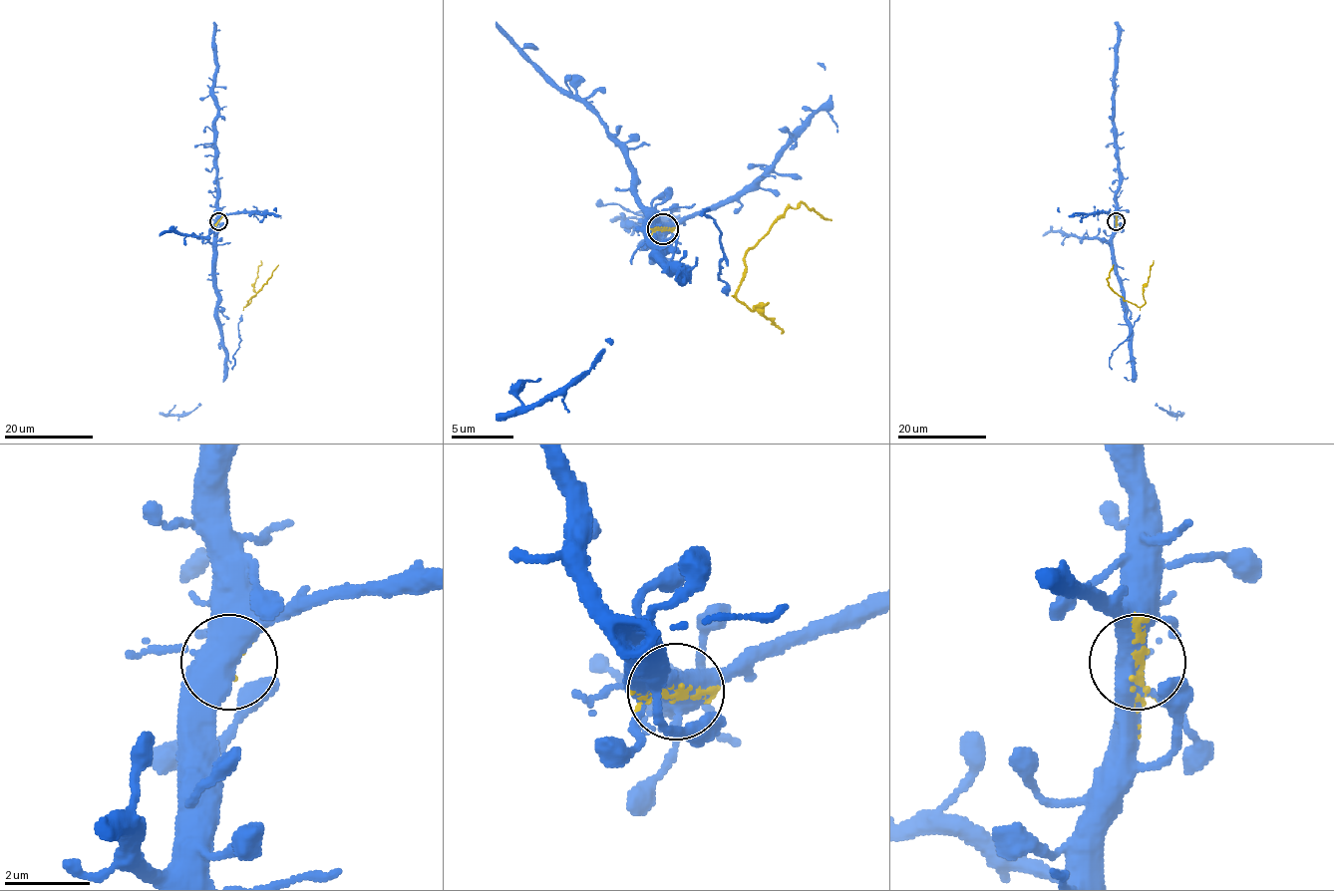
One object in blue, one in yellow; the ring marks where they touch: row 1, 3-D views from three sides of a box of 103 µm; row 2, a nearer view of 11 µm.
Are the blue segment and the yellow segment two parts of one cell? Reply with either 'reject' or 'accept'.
accept

